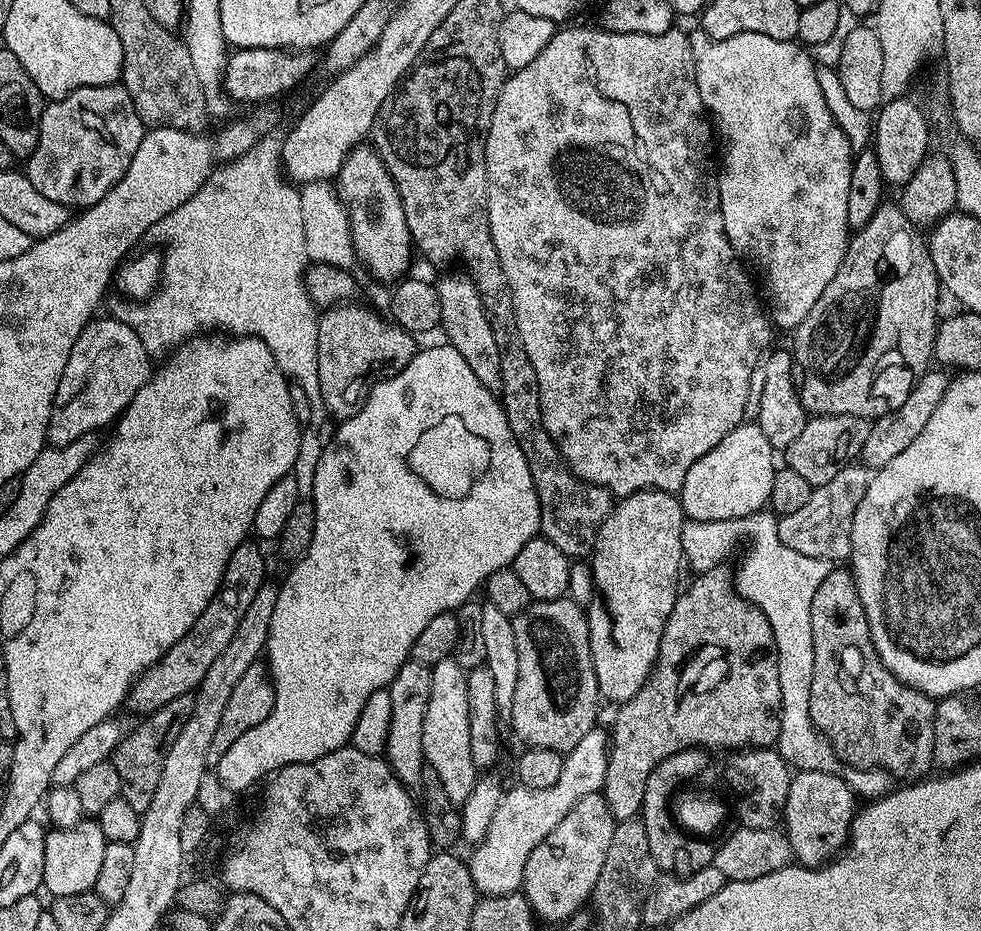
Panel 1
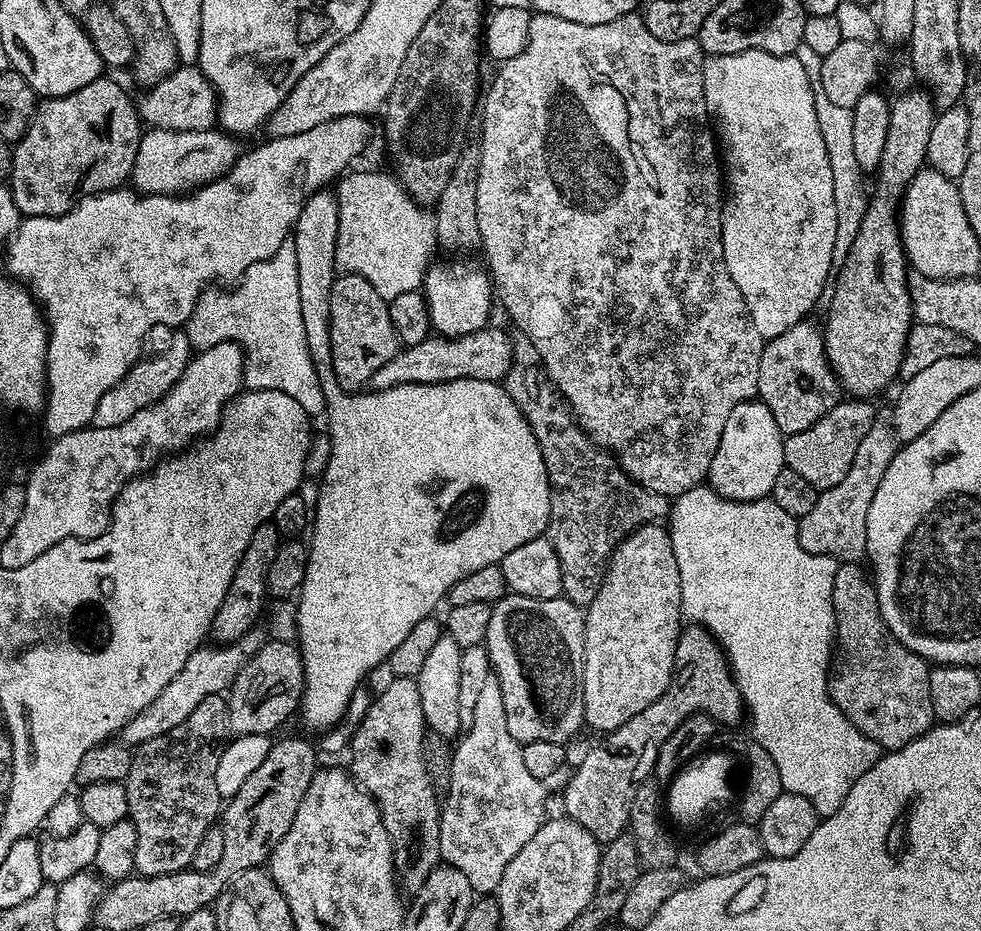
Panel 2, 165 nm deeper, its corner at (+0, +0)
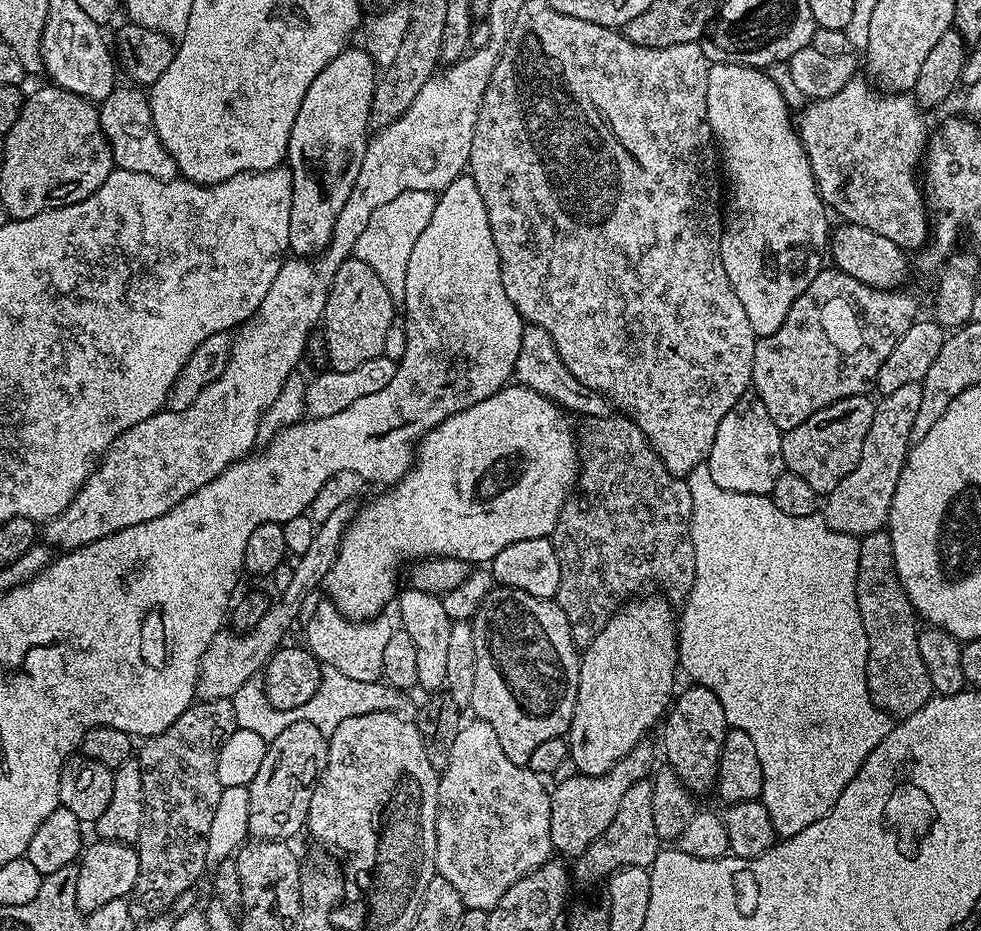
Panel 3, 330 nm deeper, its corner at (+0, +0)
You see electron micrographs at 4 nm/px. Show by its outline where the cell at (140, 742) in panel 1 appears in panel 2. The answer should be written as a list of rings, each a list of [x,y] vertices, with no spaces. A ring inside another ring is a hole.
[[[223,695],[211,696],[210,698],[202,698],[202,702],[198,702],[198,710],[194,710],[194,714],[190,714],[190,718],[186,718],[186,722],[182,722],[182,726],[174,726],[174,730],[170,730],[158,738],[150,738],[150,742],[139,745],[133,751],[130,774],[128,779],[123,781],[123,786],[128,799],[129,817],[134,827],[138,830],[138,846],[134,850],[134,862],[136,863],[136,872],[139,875],[145,878],[169,876],[175,872],[185,871],[191,865],[194,858],[194,850],[198,850],[198,842],[202,842],[202,834],[206,834],[206,830],[217,823],[218,817],[222,812],[222,797],[218,794],[218,782],[214,782],[214,774],[218,770],[218,758],[220,753],[223,752],[229,736],[230,710],[228,709],[227,699]]]

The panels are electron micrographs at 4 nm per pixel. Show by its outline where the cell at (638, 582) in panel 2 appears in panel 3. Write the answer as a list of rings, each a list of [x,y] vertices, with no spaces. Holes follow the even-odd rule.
[[[641,595],[639,598],[633,598],[619,608],[610,618],[610,622],[606,622],[606,626],[602,626],[602,630],[589,642],[583,649],[580,657],[580,673],[578,674],[578,698],[574,706],[574,718],[568,727],[568,755],[575,766],[577,773],[582,776],[601,776],[606,774],[613,768],[622,758],[626,758],[626,754],[630,754],[630,750],[634,750],[645,739],[644,736],[652,727],[659,725],[663,721],[673,699],[674,691],[672,687],[676,684],[676,672],[678,676],[678,616],[674,611],[673,605],[669,603],[663,595],[656,596]]]

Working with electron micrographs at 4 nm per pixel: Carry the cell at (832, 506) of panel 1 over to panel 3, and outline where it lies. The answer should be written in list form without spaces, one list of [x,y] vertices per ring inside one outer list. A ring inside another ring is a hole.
[[[903,384],[894,394],[880,396],[875,401],[874,422],[870,422],[870,434],[862,445],[862,458],[832,492],[827,493],[822,504],[824,521],[842,534],[862,538],[871,532],[881,531],[888,523],[890,502],[894,502],[894,490],[902,474],[902,466],[908,457],[908,449],[914,441],[914,417],[922,402],[919,384]]]

